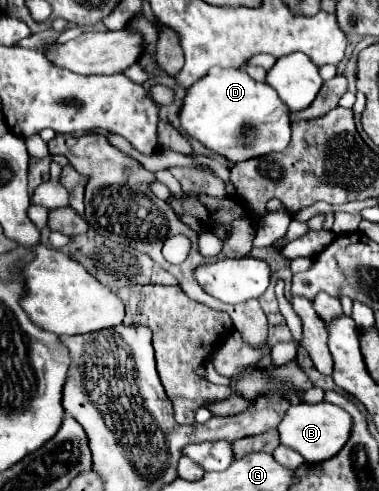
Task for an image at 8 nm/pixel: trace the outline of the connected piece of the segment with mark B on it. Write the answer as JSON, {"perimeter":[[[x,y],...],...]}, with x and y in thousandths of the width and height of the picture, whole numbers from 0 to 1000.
{"perimeter":[[[792,821],[792,825],[770,825],[749,853],[734,866],[734,882],[739,882],[739,898],[770,914],[781,914],[813,943],[850,943],[860,935],[876,935],[918,898],[923,882],[929,882],[929,849],[865,821]]]}

